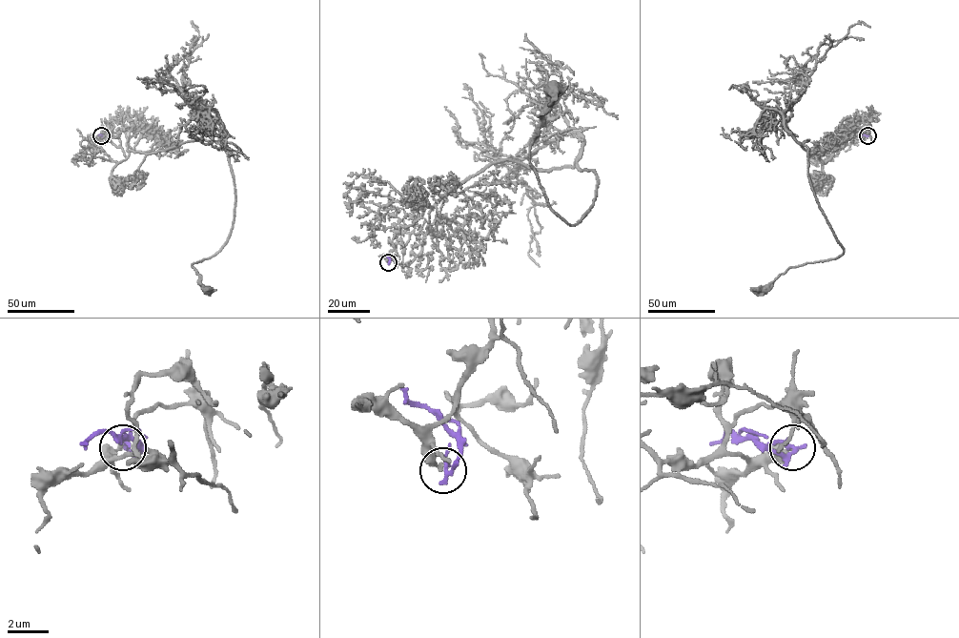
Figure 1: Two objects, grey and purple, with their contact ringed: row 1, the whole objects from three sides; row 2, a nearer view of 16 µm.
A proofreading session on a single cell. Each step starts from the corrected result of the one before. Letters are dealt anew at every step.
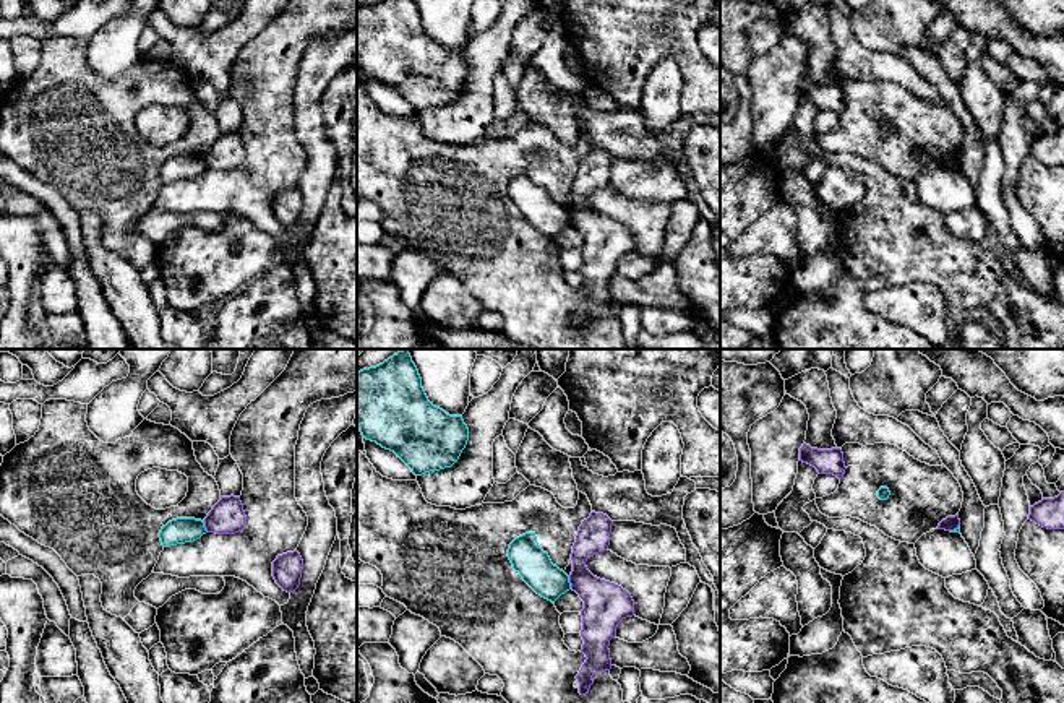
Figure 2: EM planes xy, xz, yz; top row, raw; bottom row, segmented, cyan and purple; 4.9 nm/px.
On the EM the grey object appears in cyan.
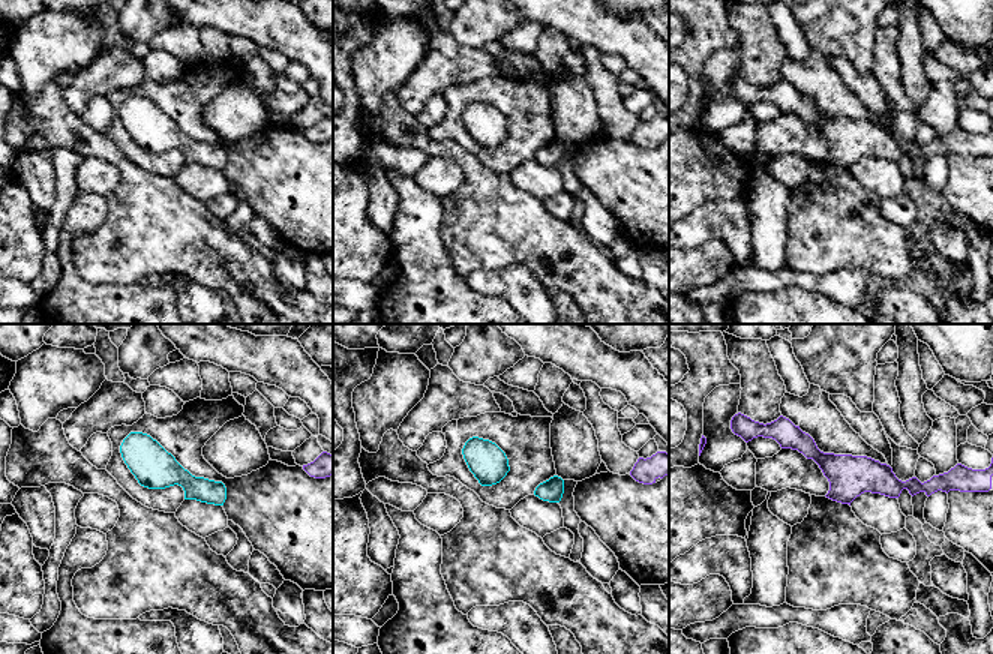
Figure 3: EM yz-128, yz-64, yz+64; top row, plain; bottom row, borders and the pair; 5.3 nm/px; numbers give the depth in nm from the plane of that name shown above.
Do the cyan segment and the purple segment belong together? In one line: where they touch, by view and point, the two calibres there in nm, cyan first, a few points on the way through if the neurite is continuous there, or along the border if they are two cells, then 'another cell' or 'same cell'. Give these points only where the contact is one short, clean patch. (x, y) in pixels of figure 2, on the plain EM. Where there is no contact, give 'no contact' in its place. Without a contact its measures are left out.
contact xz (570, 219); calibres 170 and 220 nm; border xz (568, 213), (571, 224); another cell

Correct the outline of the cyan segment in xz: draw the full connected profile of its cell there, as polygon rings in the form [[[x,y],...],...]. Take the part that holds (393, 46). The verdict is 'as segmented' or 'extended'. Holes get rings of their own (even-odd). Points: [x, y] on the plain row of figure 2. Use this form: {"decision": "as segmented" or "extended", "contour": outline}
{"decision": "as segmented", "contour": [[[380,0],[357,10],[357,62],[367,76],[394,88],[415,112],[451,104],[469,76],[462,52],[449,52],[428,37],[415,0]]]}

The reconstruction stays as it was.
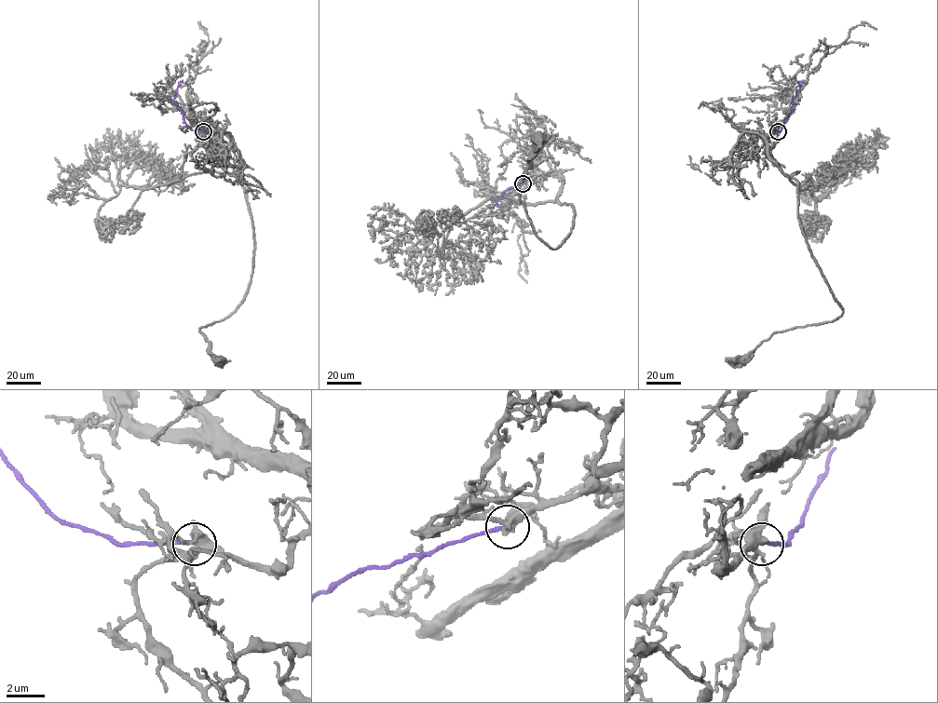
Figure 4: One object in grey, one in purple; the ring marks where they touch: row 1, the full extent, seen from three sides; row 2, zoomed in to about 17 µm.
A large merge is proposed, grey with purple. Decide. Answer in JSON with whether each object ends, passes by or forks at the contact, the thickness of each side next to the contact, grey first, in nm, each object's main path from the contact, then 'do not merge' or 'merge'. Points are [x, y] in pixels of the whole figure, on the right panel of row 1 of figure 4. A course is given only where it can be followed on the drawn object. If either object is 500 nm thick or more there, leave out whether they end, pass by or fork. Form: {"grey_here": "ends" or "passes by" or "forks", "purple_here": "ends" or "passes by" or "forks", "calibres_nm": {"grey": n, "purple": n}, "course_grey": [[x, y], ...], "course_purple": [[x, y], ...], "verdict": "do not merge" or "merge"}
{"grey_here": "forks", "purple_here": "ends", "calibres_nm": {"grey": 400, "purple": 200}, "course_grey": [[778, 131], [766, 138], [768, 155], [798, 182], [801, 230], [842, 313], [831, 321], [777, 331], [734, 359]], "course_purple": [[778, 131], [791, 113], [793, 101], [799, 88], [798, 83], [803, 82]], "verdict": "do not merge"}

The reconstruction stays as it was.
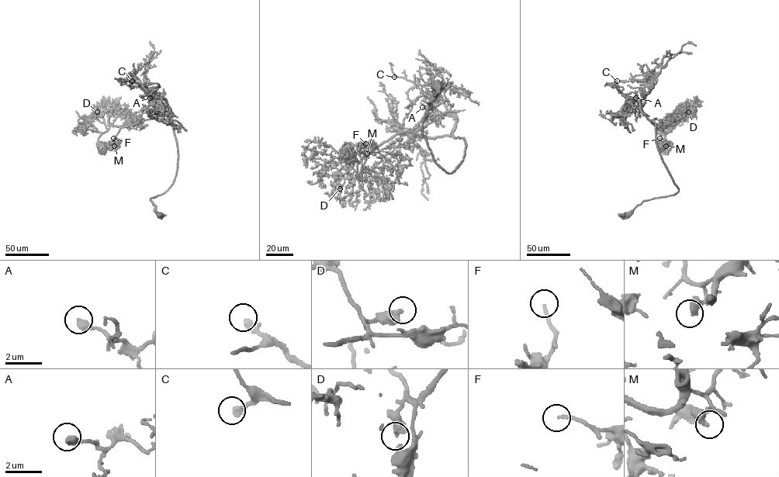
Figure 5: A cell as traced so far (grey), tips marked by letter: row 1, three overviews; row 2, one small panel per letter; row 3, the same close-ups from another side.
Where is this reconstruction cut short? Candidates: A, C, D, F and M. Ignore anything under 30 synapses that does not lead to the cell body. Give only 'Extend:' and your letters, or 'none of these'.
Extend: C, F

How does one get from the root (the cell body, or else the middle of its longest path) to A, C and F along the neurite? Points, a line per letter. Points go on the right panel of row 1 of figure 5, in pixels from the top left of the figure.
A: (623, 215), (644, 201), (672, 195), (678, 190), (659, 150), (656, 124), (642, 111), (639, 99), (635, 98)
C: (623, 215), (644, 201), (673, 195), (678, 188), (659, 150), (656, 124), (637, 100), (621, 92), (617, 81)
F: (623, 215), (644, 201), (678, 190), (658, 148), (651, 121), (655, 119), (652, 122), (665, 134), (659, 138)

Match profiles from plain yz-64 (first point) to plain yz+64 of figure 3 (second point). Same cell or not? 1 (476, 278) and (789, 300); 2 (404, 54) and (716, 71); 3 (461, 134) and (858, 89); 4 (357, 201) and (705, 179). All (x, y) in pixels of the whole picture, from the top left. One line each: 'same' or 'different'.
1: different
2: same
3: different
4: same

